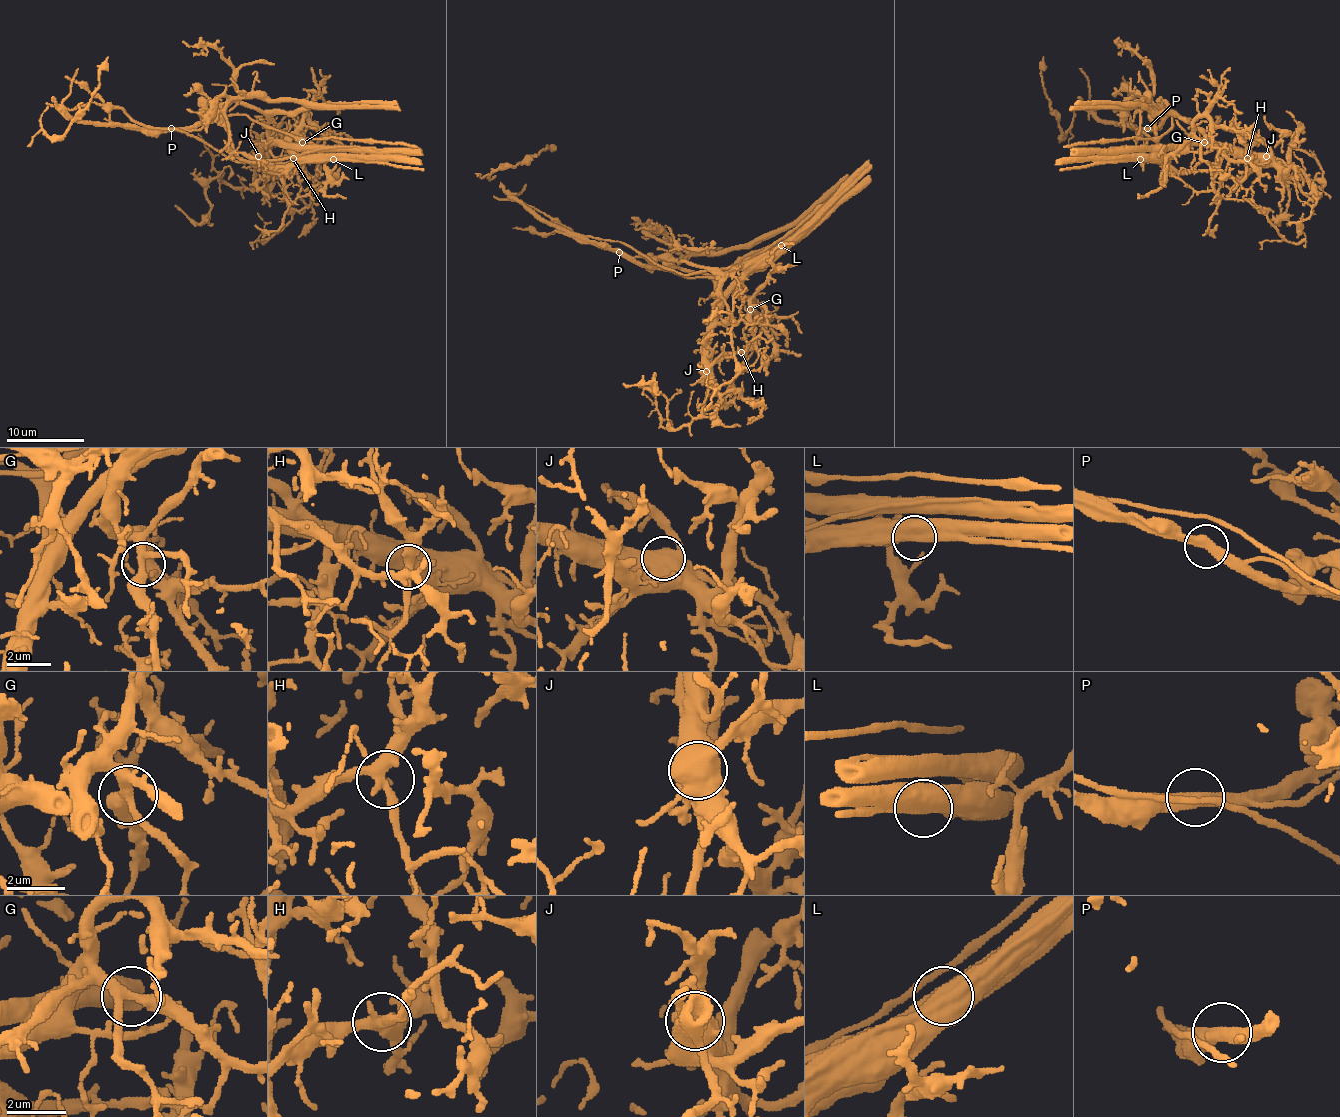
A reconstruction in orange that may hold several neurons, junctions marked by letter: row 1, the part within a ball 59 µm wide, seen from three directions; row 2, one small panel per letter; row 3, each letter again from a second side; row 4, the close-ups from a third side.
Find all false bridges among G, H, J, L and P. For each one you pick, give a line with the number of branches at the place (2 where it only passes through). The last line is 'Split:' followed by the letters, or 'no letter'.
J: Branches: 2
L: Branches: 1
P: Branches: 2
Split: J, L, P

